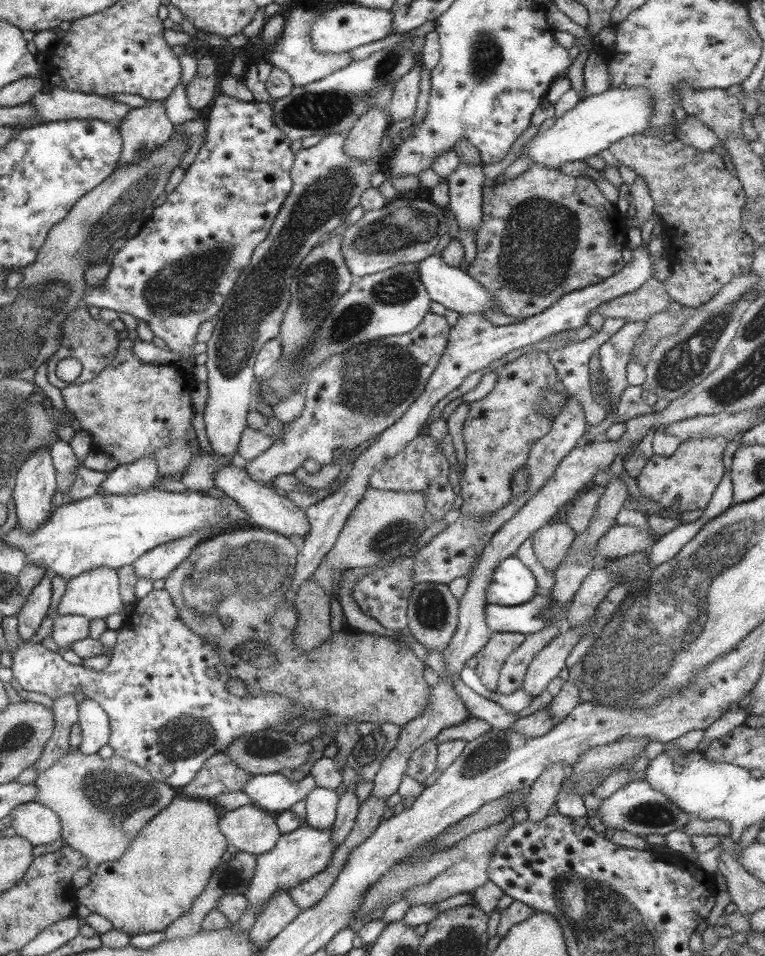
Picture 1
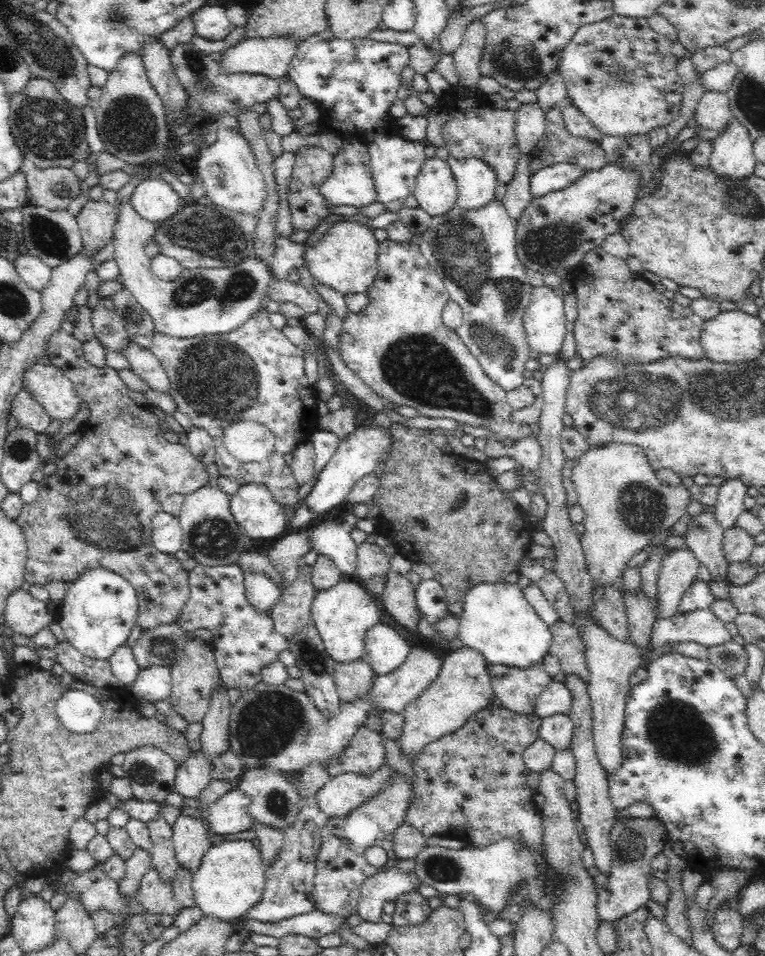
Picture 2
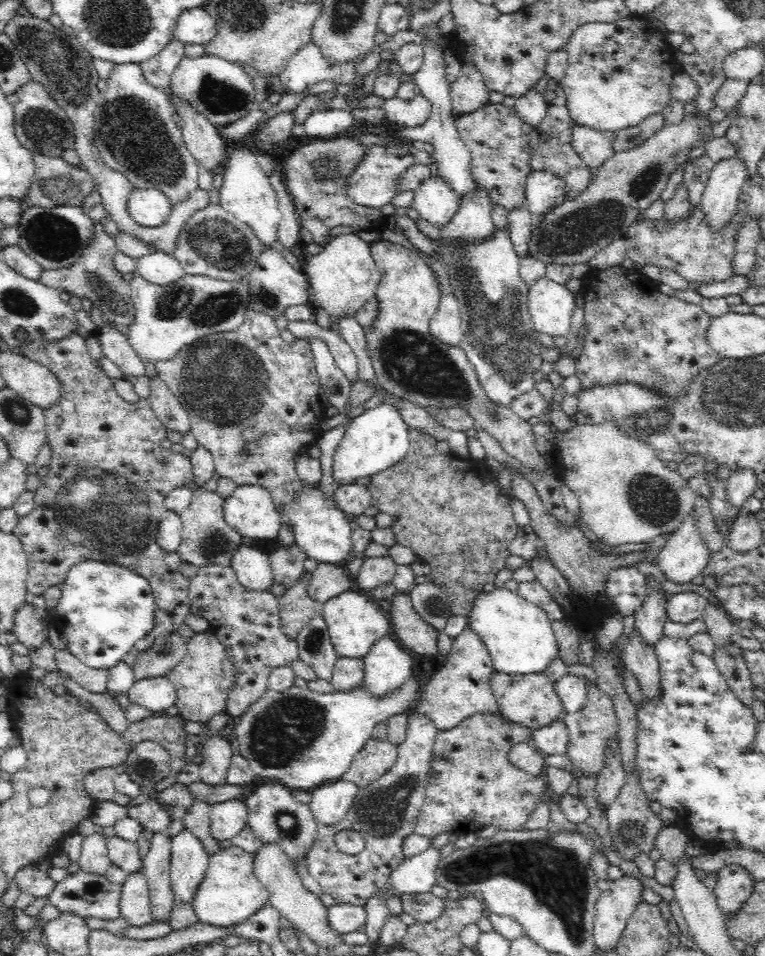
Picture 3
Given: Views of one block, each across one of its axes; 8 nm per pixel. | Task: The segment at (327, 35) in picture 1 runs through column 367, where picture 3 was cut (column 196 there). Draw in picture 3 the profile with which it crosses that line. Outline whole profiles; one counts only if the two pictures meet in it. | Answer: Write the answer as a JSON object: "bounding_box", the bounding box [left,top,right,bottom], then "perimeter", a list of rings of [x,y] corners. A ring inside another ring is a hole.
{"bounding_box":[172,7,214,44],"perimeter":[[[199,7],[180,14],[172,39],[186,44],[208,44],[214,36],[214,20],[206,9]]]}

